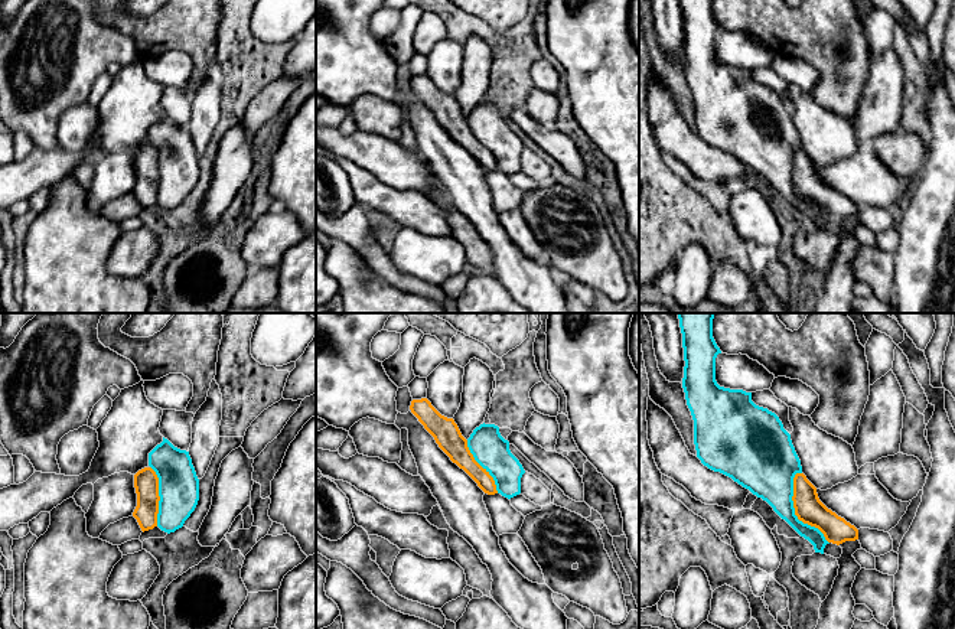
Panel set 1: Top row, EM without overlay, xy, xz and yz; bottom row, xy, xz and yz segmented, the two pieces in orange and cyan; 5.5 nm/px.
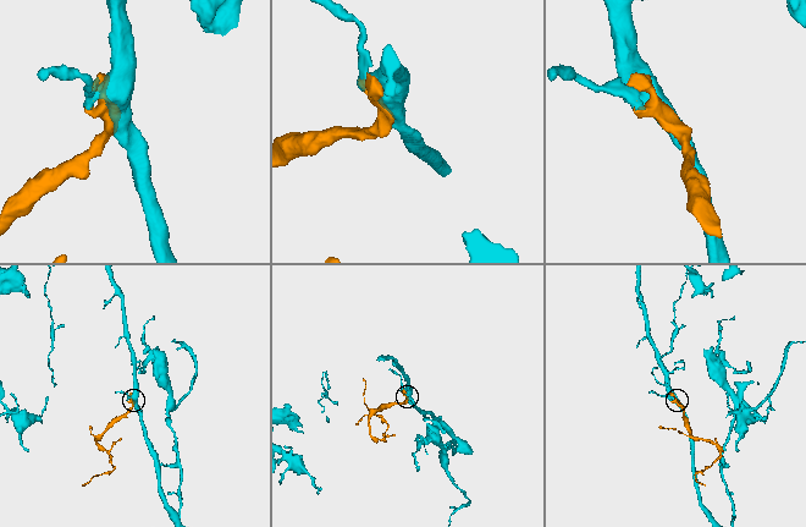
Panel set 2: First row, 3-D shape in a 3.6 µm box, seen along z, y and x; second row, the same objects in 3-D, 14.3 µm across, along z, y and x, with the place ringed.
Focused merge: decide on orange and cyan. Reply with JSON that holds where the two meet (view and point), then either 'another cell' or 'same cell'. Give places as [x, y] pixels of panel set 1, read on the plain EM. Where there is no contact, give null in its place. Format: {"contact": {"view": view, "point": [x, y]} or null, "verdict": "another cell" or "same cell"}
{"contact": {"view": "yz", "point": [795, 189]}, "verdict": "same cell"}

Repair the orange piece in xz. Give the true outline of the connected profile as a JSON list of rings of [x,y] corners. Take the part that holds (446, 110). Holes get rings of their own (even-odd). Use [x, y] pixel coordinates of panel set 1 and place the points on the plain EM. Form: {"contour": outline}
{"contour": [[[427,75],[413,76],[410,87],[450,137],[463,146],[485,170],[501,170],[508,176],[521,170],[521,154],[525,147],[511,130],[509,118],[501,113],[498,102],[483,100],[466,117],[454,97],[441,92]]]}

